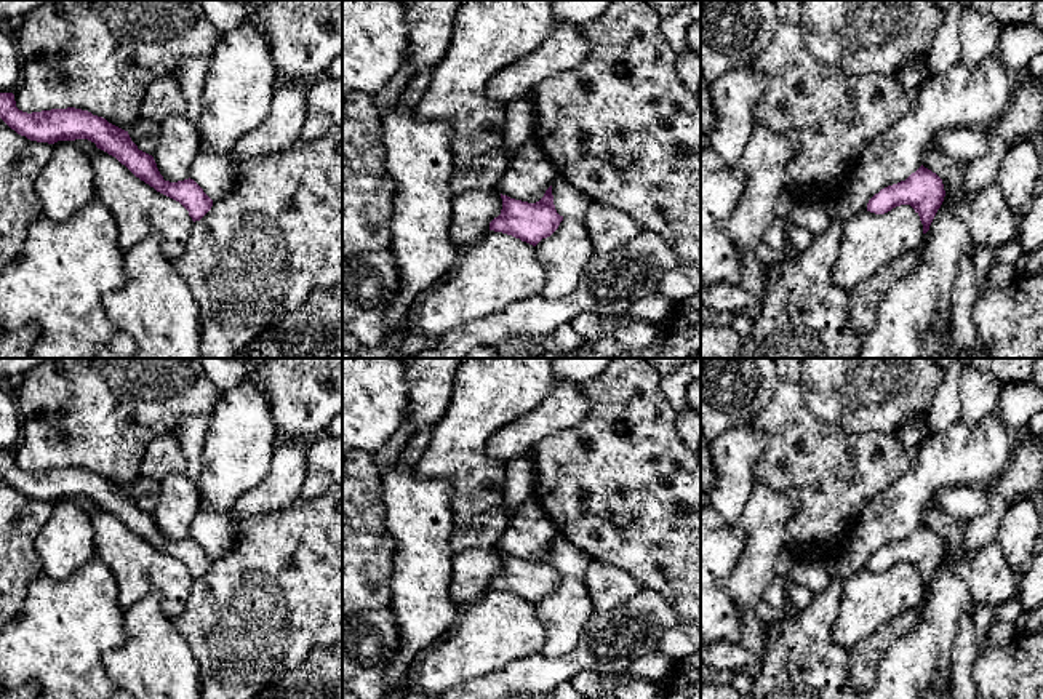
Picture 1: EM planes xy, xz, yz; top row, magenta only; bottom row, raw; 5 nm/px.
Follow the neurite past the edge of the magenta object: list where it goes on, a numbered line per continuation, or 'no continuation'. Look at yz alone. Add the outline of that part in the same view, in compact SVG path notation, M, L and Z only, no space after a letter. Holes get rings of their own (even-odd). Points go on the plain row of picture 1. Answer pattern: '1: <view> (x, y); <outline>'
no continuation

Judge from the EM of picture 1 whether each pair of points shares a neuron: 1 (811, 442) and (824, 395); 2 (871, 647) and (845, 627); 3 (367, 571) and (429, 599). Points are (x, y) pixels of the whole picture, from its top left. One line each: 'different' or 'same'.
1: different
2: different
3: different

